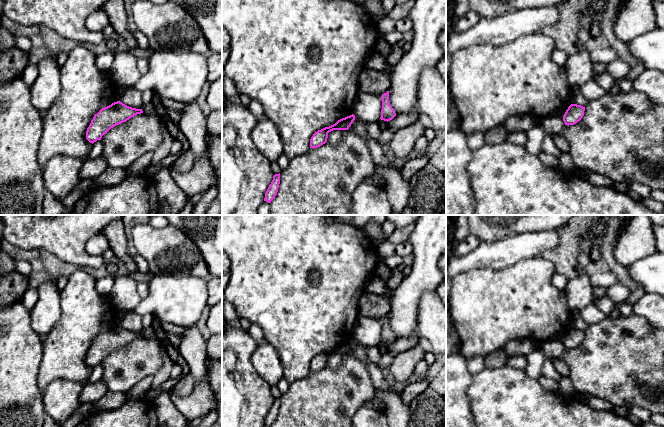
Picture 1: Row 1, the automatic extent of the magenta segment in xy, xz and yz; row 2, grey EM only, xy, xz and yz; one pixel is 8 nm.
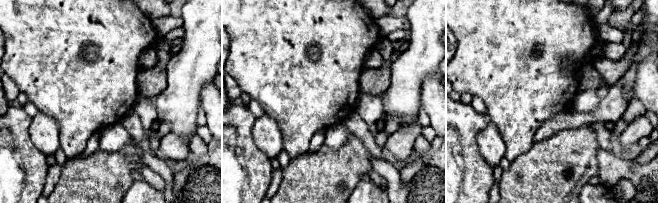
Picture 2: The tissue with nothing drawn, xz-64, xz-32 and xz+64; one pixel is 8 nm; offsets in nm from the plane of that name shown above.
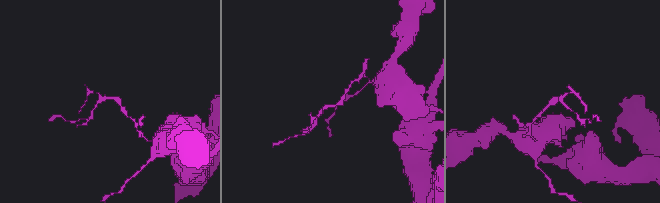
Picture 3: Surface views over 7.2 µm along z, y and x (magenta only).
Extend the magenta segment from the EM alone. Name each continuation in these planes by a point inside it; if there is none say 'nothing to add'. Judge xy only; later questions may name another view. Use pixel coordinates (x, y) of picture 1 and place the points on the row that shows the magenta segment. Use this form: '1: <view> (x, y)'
nothing to add

